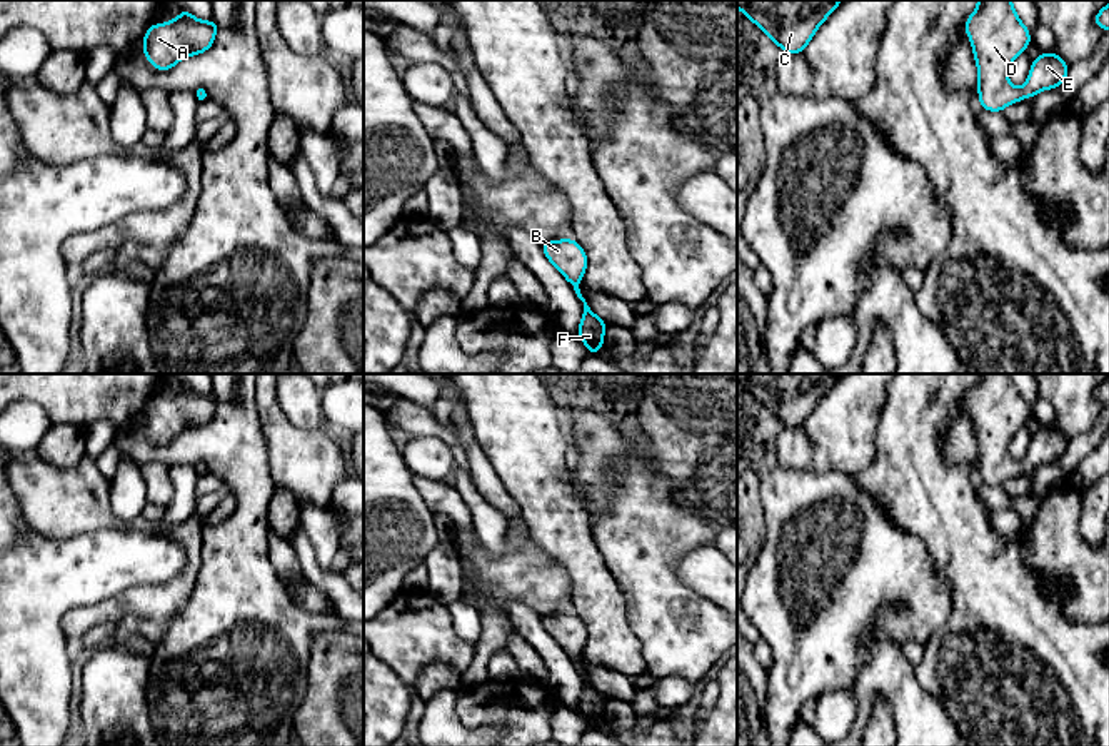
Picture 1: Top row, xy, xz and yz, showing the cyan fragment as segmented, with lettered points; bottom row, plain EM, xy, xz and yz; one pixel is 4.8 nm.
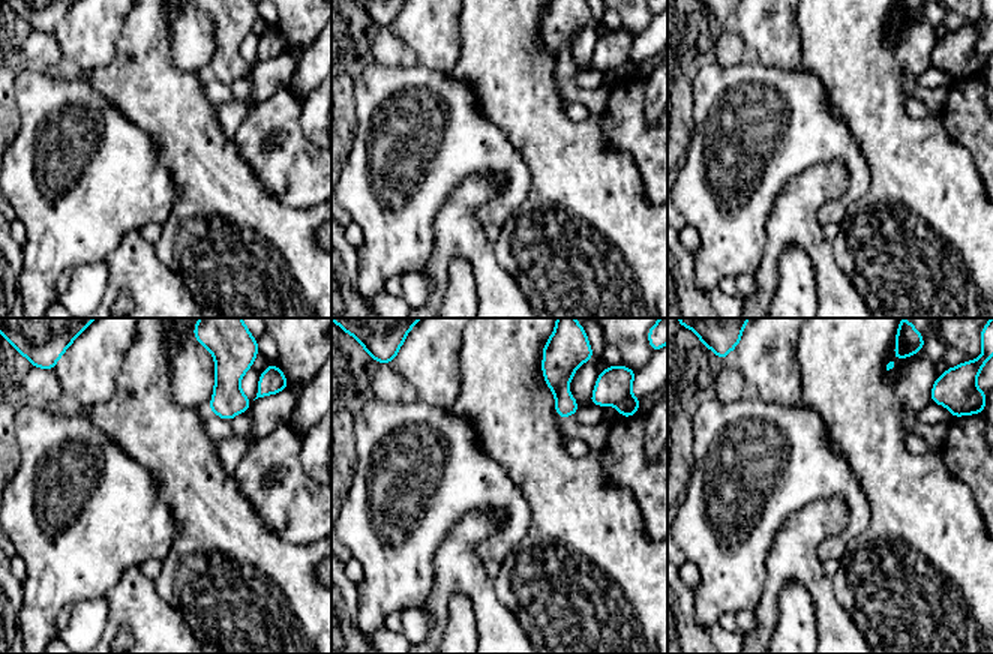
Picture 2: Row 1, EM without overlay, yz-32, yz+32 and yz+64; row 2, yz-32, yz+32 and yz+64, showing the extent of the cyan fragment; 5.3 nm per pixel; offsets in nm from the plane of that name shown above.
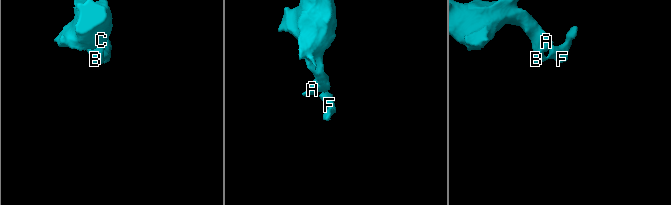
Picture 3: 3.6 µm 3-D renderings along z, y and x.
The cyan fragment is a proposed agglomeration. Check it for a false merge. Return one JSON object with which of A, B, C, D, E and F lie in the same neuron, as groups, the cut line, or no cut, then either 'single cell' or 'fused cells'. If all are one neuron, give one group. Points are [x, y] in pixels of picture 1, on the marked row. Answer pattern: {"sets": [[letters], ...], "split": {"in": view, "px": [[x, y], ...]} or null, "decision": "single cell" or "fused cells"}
{"sets": [["A", "B", "C", "D", "E", "F"]], "split": null, "decision": "single cell"}

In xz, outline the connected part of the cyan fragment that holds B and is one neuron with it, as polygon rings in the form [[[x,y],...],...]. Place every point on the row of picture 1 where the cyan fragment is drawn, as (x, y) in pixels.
[[[550,240],[542,244],[542,252],[550,264],[574,285],[577,297],[584,302],[584,314],[579,325],[579,339],[585,344],[589,354],[597,354],[604,347],[604,332],[607,320],[599,319],[580,294],[579,284],[587,269],[585,250],[574,240]]]

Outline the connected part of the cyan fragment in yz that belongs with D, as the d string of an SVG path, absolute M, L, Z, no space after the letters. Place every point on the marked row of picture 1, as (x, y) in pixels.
M977 0L977 10L966 18L964 27L979 70L977 92L984 110L1001 112L1066 82L1069 67L1056 52L1042 52L1032 60L1021 90L1009 82L1012 62L1032 42L1011 0Z

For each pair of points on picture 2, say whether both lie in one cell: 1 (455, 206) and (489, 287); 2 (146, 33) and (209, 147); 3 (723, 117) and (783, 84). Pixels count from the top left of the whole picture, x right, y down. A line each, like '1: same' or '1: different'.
1: same
2: same
3: same

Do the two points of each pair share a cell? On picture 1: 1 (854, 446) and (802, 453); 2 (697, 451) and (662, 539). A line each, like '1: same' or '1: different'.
1: different
2: different

